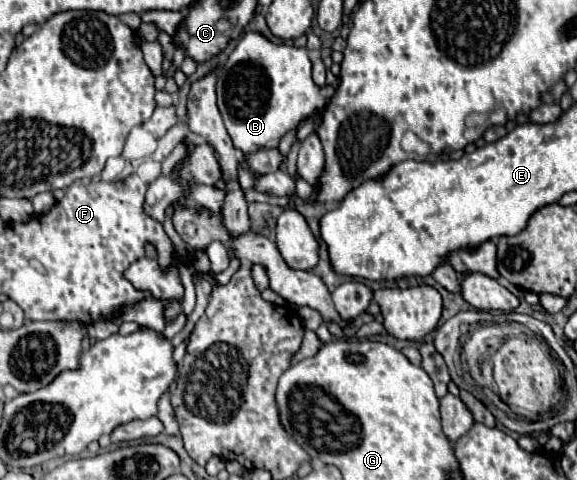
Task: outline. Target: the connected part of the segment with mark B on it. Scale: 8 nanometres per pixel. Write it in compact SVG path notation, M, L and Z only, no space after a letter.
M259 32L243 34L217 80L217 104L223 122L235 148L241 148L245 154L255 152L255 148L275 148L281 136L303 118L325 110L333 94L333 86L317 86L313 82L307 48L285 42L275 44Z

